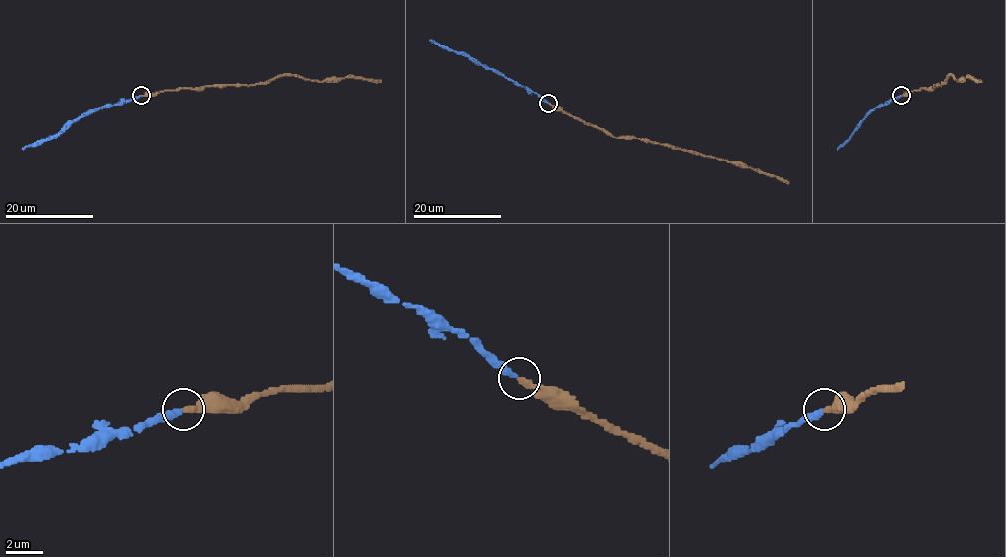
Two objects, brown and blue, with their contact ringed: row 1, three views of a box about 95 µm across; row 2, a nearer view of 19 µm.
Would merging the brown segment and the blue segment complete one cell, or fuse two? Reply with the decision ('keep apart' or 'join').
join

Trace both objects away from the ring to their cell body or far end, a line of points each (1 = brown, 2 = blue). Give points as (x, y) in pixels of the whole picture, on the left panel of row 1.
1: (141, 95), (209, 85), (263, 83), (283, 75), (310, 80), (352, 78), (381, 82)
2: (140, 95), (79, 116), (57, 133), (22, 149)

